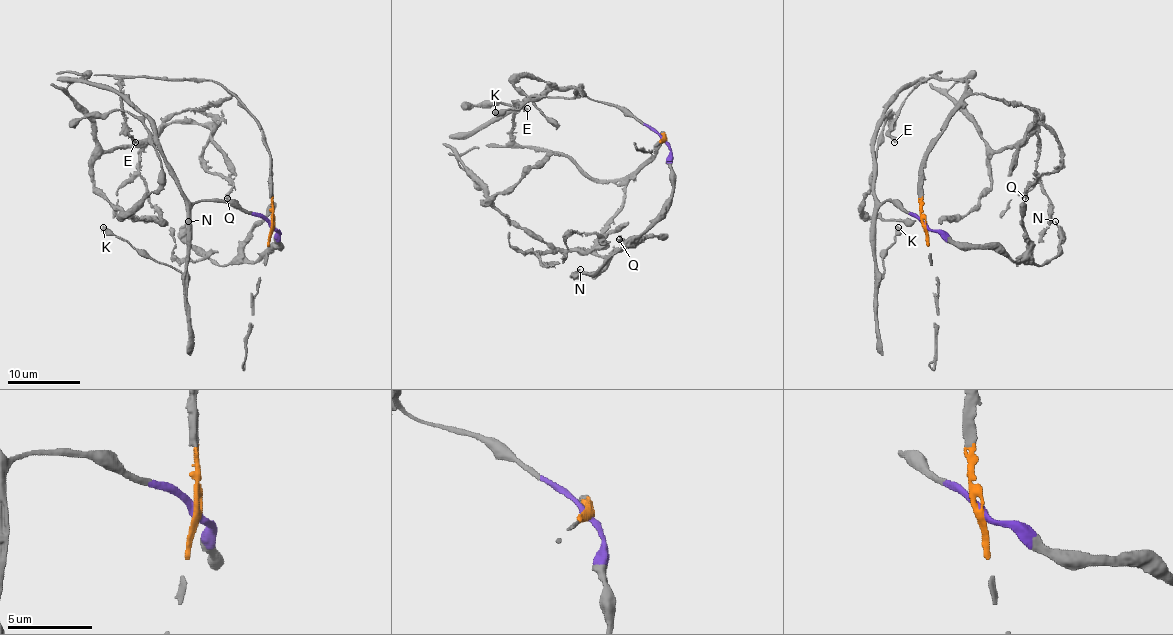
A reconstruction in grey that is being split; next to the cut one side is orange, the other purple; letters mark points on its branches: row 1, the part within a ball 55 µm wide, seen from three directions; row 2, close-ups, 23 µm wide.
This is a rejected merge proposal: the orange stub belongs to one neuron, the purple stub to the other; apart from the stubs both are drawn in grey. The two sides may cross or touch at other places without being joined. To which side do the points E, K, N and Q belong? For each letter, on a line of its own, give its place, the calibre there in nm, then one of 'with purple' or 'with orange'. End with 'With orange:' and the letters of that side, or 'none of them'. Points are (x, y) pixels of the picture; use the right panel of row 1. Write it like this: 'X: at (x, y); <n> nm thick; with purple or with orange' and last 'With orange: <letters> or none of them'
E: at (894, 142); 300 nm thick; with orange
K: at (898, 227); 550 nm thick; with purple
N: at (1055, 221); 150 nm thick; with purple
Q: at (1025, 198); 320 nm thick; with orange
With orange: E, Q

